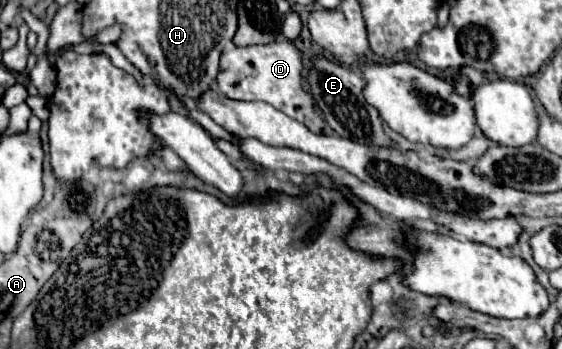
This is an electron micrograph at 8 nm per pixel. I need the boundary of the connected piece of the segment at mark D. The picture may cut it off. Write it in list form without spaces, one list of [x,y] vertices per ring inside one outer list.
[[[289,40],[273,42],[267,46],[229,46],[229,50],[221,54],[215,82],[223,96],[233,100],[263,100],[319,134],[323,130],[323,118],[317,112],[311,96],[301,86],[301,70],[301,54]]]

